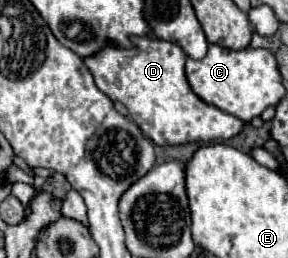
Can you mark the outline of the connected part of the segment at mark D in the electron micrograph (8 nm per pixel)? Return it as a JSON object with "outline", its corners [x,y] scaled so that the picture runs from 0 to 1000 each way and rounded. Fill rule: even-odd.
{"outline":[[[542,140],[458,147],[465,186],[361,186],[340,217],[292,225],[333,333],[382,380],[444,419],[451,457],[549,566],[625,566],[667,550],[799,543],[826,527],[847,473],[688,380],[639,287],[646,209],[632,186]]]}

